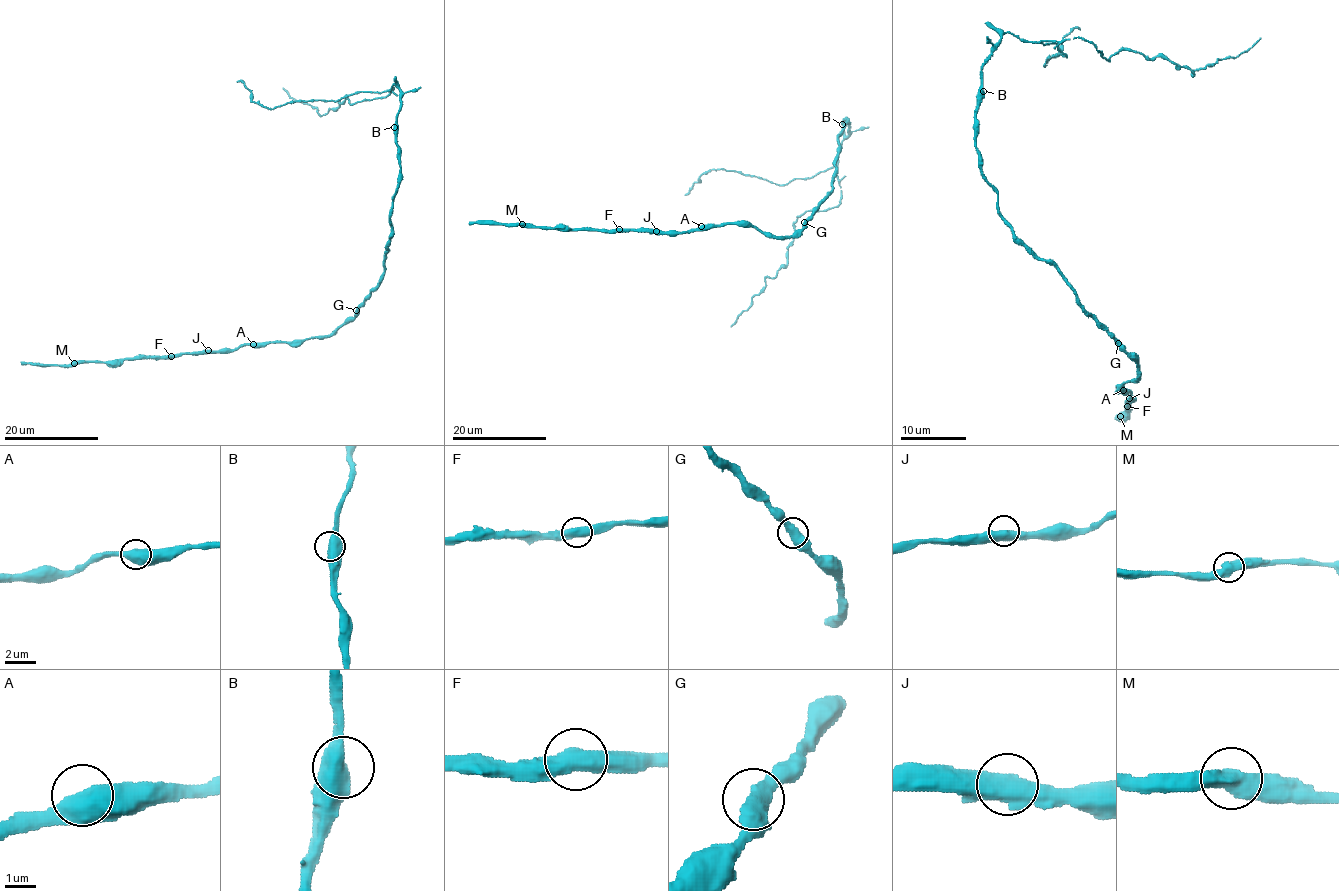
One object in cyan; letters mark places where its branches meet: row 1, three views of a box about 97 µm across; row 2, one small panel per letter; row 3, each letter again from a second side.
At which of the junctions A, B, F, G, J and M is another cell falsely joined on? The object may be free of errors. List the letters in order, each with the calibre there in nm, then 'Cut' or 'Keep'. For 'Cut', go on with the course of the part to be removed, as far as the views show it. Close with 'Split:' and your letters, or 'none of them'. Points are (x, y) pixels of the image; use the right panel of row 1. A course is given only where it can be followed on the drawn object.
A: Thickness 550 nm. Keep
B: Thickness 550 nm. Keep
F: Thickness 500 nm. Keep
G: Thickness 500 nm. Keep
J: Thickness 550 nm. Keep
M: Thickness 550 nm. Keep
Split: none of them

